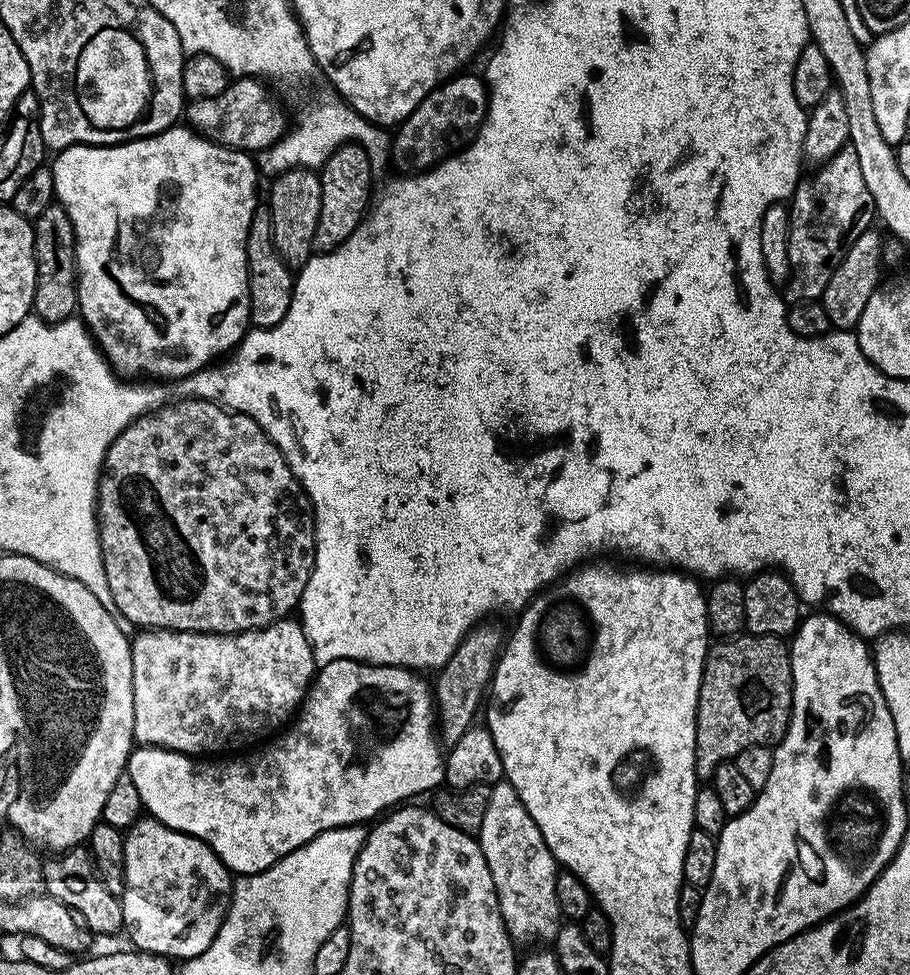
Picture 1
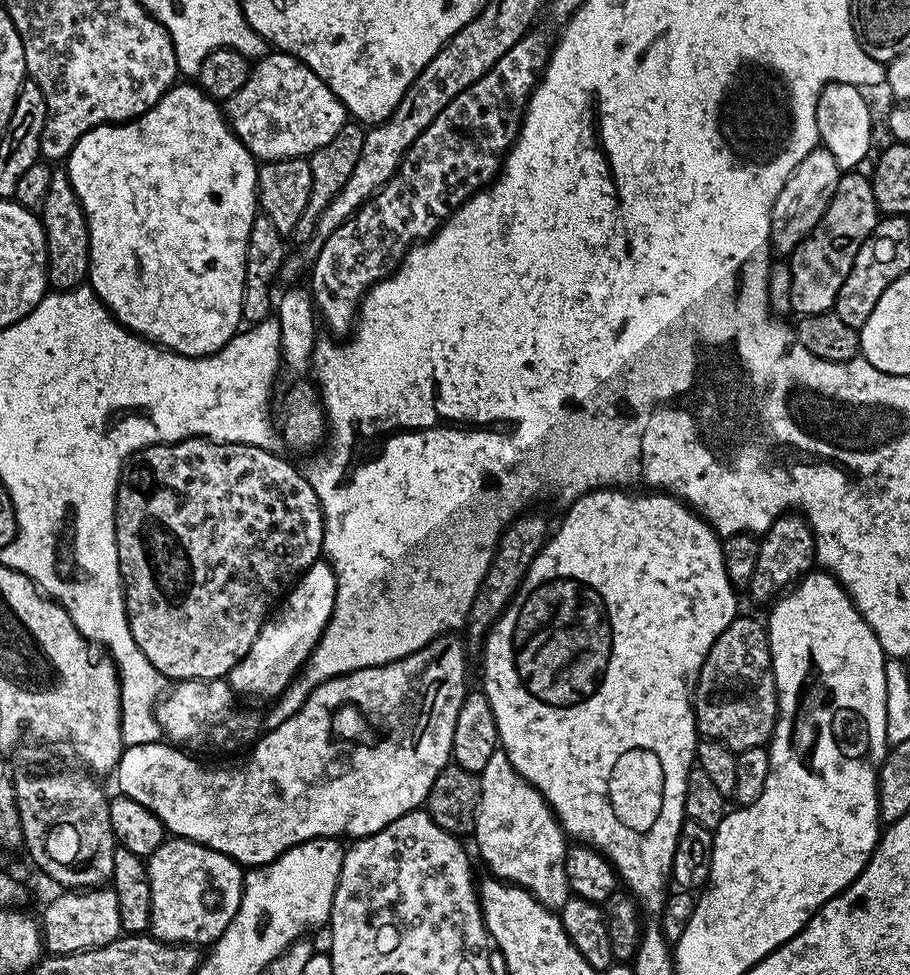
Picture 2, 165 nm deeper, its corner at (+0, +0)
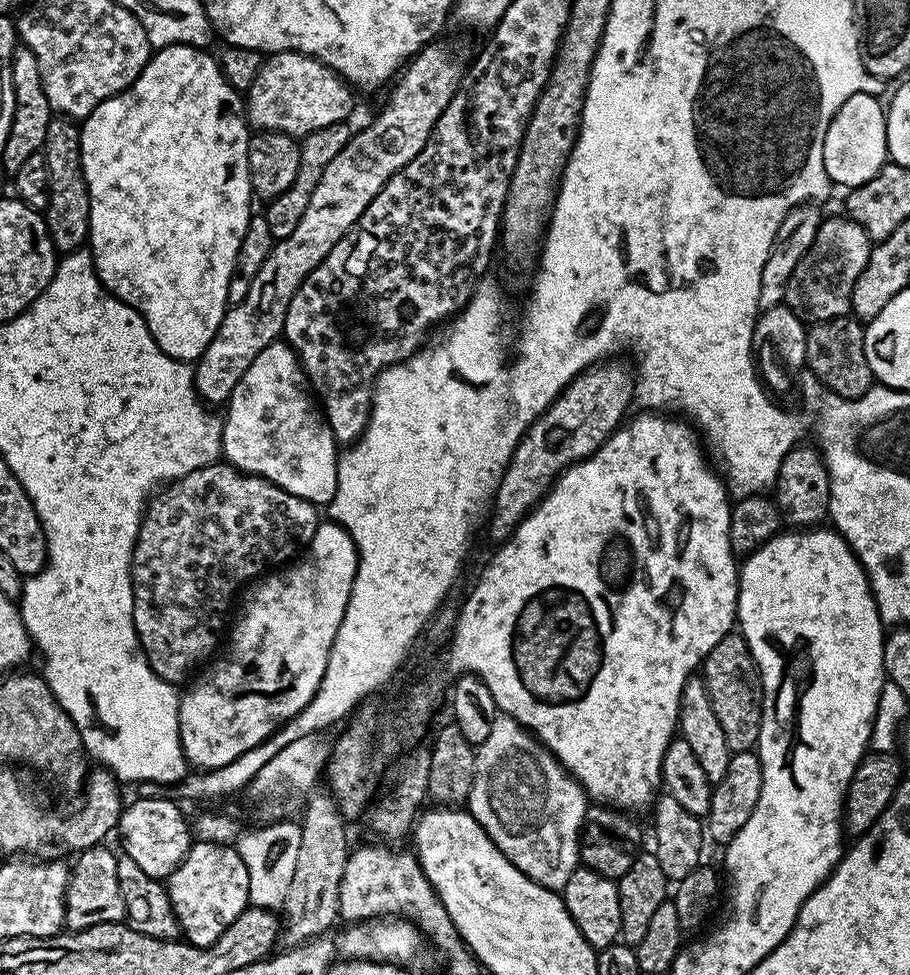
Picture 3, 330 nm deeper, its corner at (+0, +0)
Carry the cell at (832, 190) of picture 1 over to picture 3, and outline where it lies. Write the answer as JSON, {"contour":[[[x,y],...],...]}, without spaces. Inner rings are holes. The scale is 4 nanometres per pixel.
{"contour":[[[847,215],[821,219],[820,229],[810,250],[806,250],[802,262],[794,266],[794,274],[790,274],[784,303],[808,326],[849,315],[852,311],[854,282],[858,282],[858,274],[866,270],[872,245],[873,241],[868,239],[864,227],[849,220]]]}

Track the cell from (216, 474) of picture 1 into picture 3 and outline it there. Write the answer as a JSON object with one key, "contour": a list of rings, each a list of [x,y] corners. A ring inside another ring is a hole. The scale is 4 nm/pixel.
{"contour":[[[217,462],[210,466],[202,466],[202,470],[194,470],[182,478],[163,485],[147,501],[144,514],[140,517],[140,529],[136,535],[135,546],[132,551],[132,596],[134,598],[132,617],[136,627],[136,637],[140,640],[140,647],[144,649],[144,656],[148,660],[149,666],[154,670],[154,674],[158,674],[173,686],[179,685],[179,680],[186,679],[188,675],[191,677],[213,655],[211,652],[219,644],[221,647],[222,637],[226,632],[224,619],[228,616],[228,607],[231,606],[232,599],[236,596],[236,591],[238,591],[238,596],[238,593],[245,585],[257,579],[261,574],[267,573],[277,566],[283,566],[289,563],[297,554],[303,553],[304,549],[307,548],[314,538],[314,530],[318,523],[316,512],[318,512],[317,505],[311,504],[310,501],[298,498],[294,494],[274,486],[269,480],[263,480],[260,476],[247,475],[227,462]]]}

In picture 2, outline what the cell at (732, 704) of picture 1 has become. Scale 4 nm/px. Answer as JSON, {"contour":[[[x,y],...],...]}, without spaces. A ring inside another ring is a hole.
{"contour":[[[737,615],[718,634],[696,679],[694,693],[696,731],[709,740],[720,740],[731,752],[763,748],[776,728],[776,679],[768,645],[768,630],[752,616]]]}

